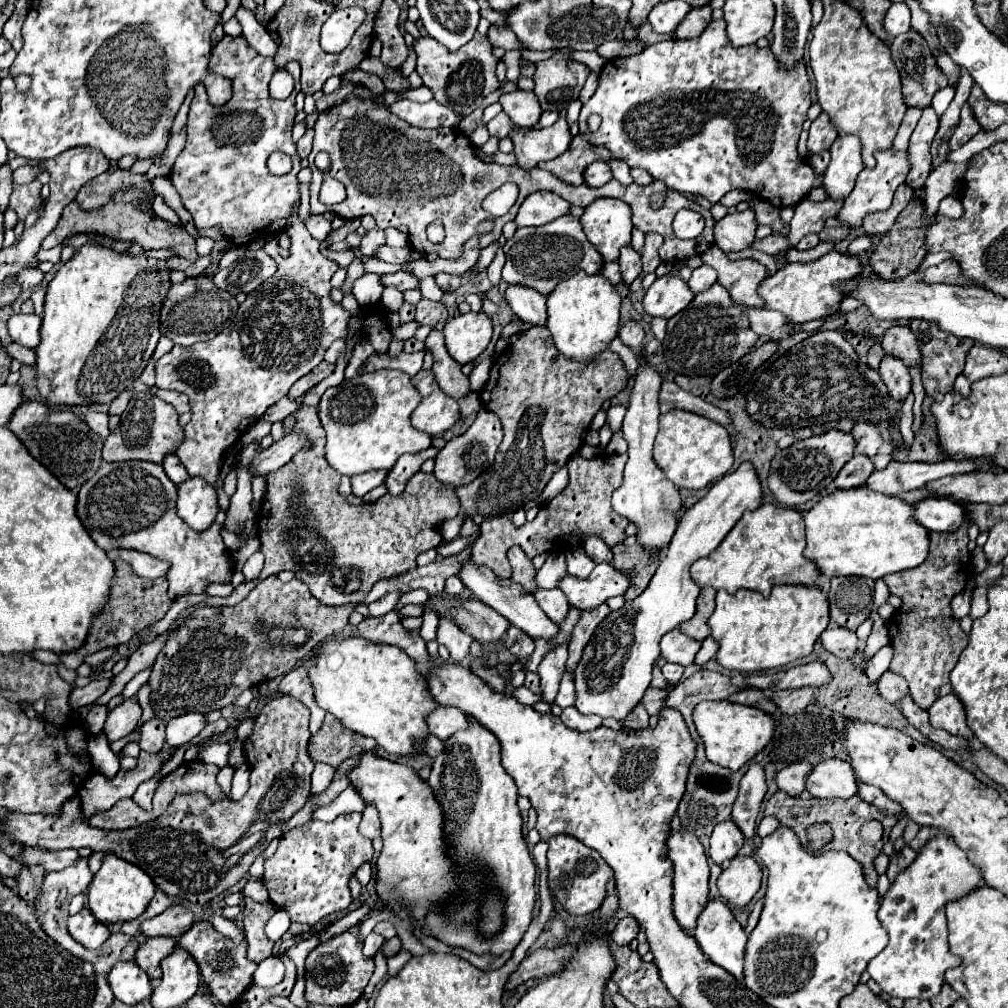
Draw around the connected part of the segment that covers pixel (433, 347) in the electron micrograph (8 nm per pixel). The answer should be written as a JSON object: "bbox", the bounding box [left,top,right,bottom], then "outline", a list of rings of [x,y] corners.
{"bbox":[426,329,472,399],"outline":[[[434,329],[430,333],[430,337],[426,339],[426,349],[434,353],[434,375],[436,375],[436,381],[440,385],[440,389],[454,397],[454,399],[464,399],[472,389],[470,389],[470,381],[468,377],[462,373],[462,365],[456,363],[448,351],[446,351],[446,345],[444,345],[444,335],[442,331]]]}

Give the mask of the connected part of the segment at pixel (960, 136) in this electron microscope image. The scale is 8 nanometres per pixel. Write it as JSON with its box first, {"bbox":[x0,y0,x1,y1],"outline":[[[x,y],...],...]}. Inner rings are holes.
{"bbox":[950,103,980,151],"outline":[[[964,103],[962,109],[960,109],[960,123],[958,123],[954,135],[950,137],[950,149],[952,149],[952,151],[958,149],[960,143],[966,143],[966,141],[972,139],[978,131],[980,131],[980,123],[976,121],[970,105]]]}

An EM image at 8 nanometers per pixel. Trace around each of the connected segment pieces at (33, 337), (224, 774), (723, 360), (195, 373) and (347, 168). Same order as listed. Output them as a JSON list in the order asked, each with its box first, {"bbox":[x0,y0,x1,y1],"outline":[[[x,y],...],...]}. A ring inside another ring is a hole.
[{"bbox":[8,315,42,349],"outline":[[[12,315],[8,321],[8,331],[12,341],[28,347],[28,349],[36,349],[40,345],[40,325],[42,325],[42,317],[40,315]]]},{"bbox":[218,767,234,799],"outline":[[[224,767],[218,773],[218,783],[220,783],[226,799],[230,799],[230,781],[232,781],[232,775],[234,775],[234,769],[232,767]]]},{"bbox":[662,283,758,377],"outline":[[[714,283],[710,289],[698,293],[694,301],[684,311],[680,311],[680,315],[668,319],[662,347],[666,365],[672,371],[688,377],[712,377],[716,375],[716,371],[722,371],[724,367],[740,361],[748,351],[752,351],[756,341],[758,335],[748,325],[746,307],[732,303],[730,293],[722,285]]]},{"bbox":[156,209,352,485],"outline":[[[298,209],[290,215],[286,233],[292,239],[290,257],[274,259],[278,263],[278,271],[246,295],[244,303],[248,305],[248,309],[240,309],[240,317],[236,319],[234,327],[224,329],[212,341],[194,343],[192,347],[174,345],[170,353],[156,361],[156,387],[174,389],[178,393],[188,395],[192,407],[192,419],[184,427],[184,441],[176,455],[192,477],[202,477],[210,485],[220,475],[222,455],[240,439],[244,429],[256,423],[256,419],[260,419],[270,405],[286,397],[288,389],[300,377],[308,375],[314,367],[318,367],[324,361],[326,349],[336,339],[344,339],[348,335],[348,321],[352,313],[330,299],[330,279],[336,273],[338,265],[320,253],[320,241],[310,237],[306,227],[298,221]]]},{"bbox":[308,93,714,263],"outline":[[[350,93],[340,103],[334,103],[330,109],[326,109],[322,115],[318,115],[318,121],[314,125],[314,131],[316,131],[314,149],[308,157],[310,169],[312,169],[312,183],[310,183],[310,209],[312,209],[312,213],[330,211],[342,219],[372,215],[376,219],[378,229],[406,225],[410,231],[410,245],[412,245],[412,249],[418,247],[416,249],[418,253],[438,253],[442,259],[458,259],[462,255],[464,243],[468,239],[472,239],[480,221],[492,219],[496,225],[494,233],[480,237],[482,239],[480,249],[484,249],[490,243],[500,239],[504,223],[514,221],[518,207],[522,205],[522,201],[530,193],[546,189],[546,191],[552,191],[552,193],[564,197],[572,205],[580,205],[580,207],[588,207],[592,201],[596,201],[600,197],[622,199],[624,203],[628,203],[632,207],[632,221],[634,221],[636,229],[640,229],[642,233],[660,233],[664,237],[664,243],[658,249],[664,263],[680,263],[680,261],[690,259],[694,255],[702,255],[714,243],[714,235],[712,235],[714,219],[710,219],[712,217],[710,211],[688,201],[684,195],[670,191],[670,193],[666,193],[666,203],[660,211],[654,211],[650,207],[650,195],[666,191],[666,185],[660,181],[654,181],[646,187],[636,185],[636,183],[624,187],[622,183],[612,179],[612,183],[608,183],[600,189],[592,189],[588,185],[580,185],[580,187],[568,185],[568,183],[560,181],[554,173],[538,169],[538,167],[526,171],[516,165],[504,167],[498,163],[484,163],[482,159],[478,159],[472,141],[458,127],[454,127],[454,129],[412,127],[406,121],[402,121],[400,117],[396,117],[388,107],[374,103],[376,97],[378,95],[372,95],[372,99],[364,99],[360,95]],[[320,151],[330,153],[330,159],[332,159],[330,175],[334,179],[338,179],[340,183],[344,183],[344,187],[346,187],[348,197],[340,205],[328,207],[318,201],[318,193],[322,187],[322,173],[316,169],[314,157]],[[508,181],[518,185],[518,189],[520,189],[518,201],[504,217],[490,217],[482,209],[482,201],[486,195],[490,195],[492,191],[496,191],[498,187],[502,187]],[[680,209],[692,209],[706,219],[706,227],[704,227],[702,235],[698,235],[696,239],[690,239],[690,241],[682,241],[674,235],[672,219],[674,219],[676,211],[680,211]],[[434,219],[442,219],[444,229],[446,229],[446,239],[440,245],[432,245],[426,237],[426,227]]]}]

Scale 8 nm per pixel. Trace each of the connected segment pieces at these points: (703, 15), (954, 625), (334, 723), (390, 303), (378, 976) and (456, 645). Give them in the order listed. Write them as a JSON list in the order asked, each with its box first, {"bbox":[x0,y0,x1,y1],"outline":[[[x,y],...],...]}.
[{"bbox":[674,5,712,39],"outline":[[[706,5],[702,9],[692,9],[688,19],[684,19],[684,23],[680,23],[680,27],[676,29],[674,37],[680,39],[692,39],[702,35],[702,31],[708,27],[708,23],[712,21],[712,7]]]},{"bbox":[884,517,970,709],"outline":[[[968,517],[952,533],[930,533],[930,551],[922,565],[884,575],[884,581],[892,595],[902,599],[896,615],[888,619],[890,647],[894,649],[892,663],[888,671],[902,675],[908,681],[910,695],[914,703],[928,709],[938,697],[952,691],[950,671],[958,663],[960,653],[968,645],[968,635],[960,629],[958,619],[952,617],[950,601],[954,595],[962,593],[966,579],[970,577],[970,553],[968,553]]]},{"bbox":[308,715,374,767],"outline":[[[326,715],[320,731],[308,741],[308,755],[312,757],[312,761],[338,767],[344,759],[374,751],[374,747],[374,739],[348,731],[334,715]]]},{"bbox":[382,287,404,311],"outline":[[[384,287],[382,303],[384,303],[386,307],[392,307],[392,311],[398,311],[398,307],[404,303],[404,299],[402,299],[402,291],[396,289],[396,287]]]},{"bbox":[363,948,387,999],"outline":[[[381,948],[376,954],[375,960],[375,971],[368,983],[368,986],[364,989],[363,998],[369,999],[372,996],[372,993],[375,989],[375,986],[378,982],[383,980],[384,976],[387,974],[387,959],[381,953]]]},{"bbox":[436,617,472,661],"outline":[[[440,617],[440,623],[438,623],[438,629],[436,629],[436,641],[440,645],[446,645],[448,651],[450,651],[450,657],[454,661],[460,661],[468,655],[468,649],[470,649],[470,643],[472,643],[472,637],[466,635],[460,627],[456,627],[456,623],[452,619],[446,619],[446,617]]]}]

